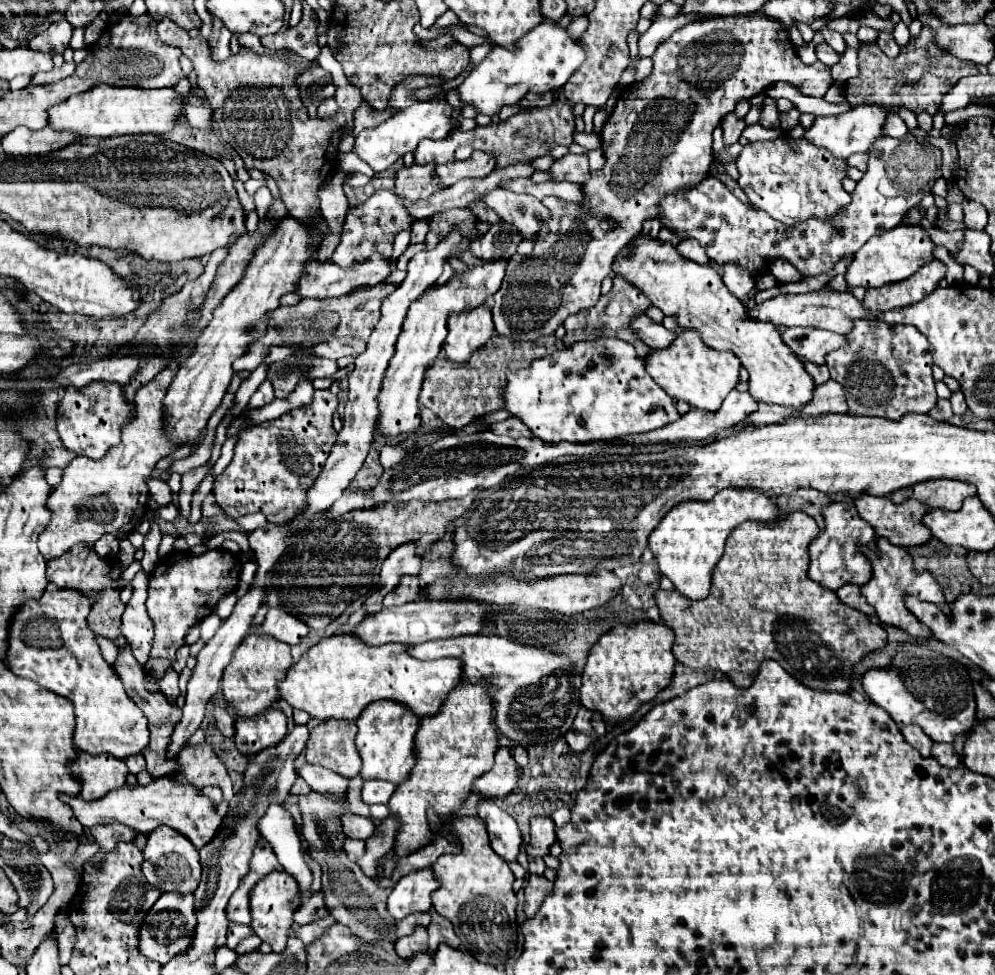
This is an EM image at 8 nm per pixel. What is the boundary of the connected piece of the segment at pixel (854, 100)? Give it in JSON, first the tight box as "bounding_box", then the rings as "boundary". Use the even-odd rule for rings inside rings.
{"bounding_box":[846,37,978,115],"boundary":[[[916,37],[910,39],[906,47],[900,49],[898,57],[888,57],[880,51],[876,43],[862,43],[858,49],[860,57],[860,75],[846,81],[846,99],[854,107],[858,103],[878,103],[886,109],[894,107],[908,107],[914,113],[928,111],[930,115],[936,113],[938,105],[942,103],[942,97],[958,83],[964,75],[978,73],[978,65],[970,63],[964,67],[960,59],[956,59],[950,51],[938,49],[936,43],[926,43],[920,49],[916,49]]]}

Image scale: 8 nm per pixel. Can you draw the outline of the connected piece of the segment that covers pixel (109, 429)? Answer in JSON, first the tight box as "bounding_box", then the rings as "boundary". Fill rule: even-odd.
{"bounding_box":[56,381,136,459],"boundary":[[[92,381],[84,389],[70,385],[66,387],[56,411],[56,431],[68,451],[88,459],[102,459],[110,447],[120,443],[122,427],[134,419],[134,413],[136,405],[124,399],[120,383]]]}

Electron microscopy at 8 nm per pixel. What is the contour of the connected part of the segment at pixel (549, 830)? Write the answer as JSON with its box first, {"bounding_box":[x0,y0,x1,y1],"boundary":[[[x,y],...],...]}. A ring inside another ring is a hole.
{"bounding_box":[526,817,556,857],"boundary":[[[532,817],[530,819],[530,841],[526,845],[528,857],[548,855],[548,847],[556,841],[556,825],[550,817]]]}

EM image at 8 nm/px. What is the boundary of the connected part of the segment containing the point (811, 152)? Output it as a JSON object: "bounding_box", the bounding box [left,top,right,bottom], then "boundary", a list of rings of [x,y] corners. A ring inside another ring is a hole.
{"bounding_box":[736,131,850,225],"boundary":[[[786,131],[778,139],[744,145],[742,153],[736,159],[736,167],[740,171],[738,185],[746,193],[750,203],[764,207],[770,217],[788,225],[810,217],[830,219],[834,211],[840,211],[846,203],[850,203],[850,193],[846,193],[842,187],[848,163],[834,159],[830,151],[808,143],[808,139],[804,137],[790,137],[790,133]]]}

